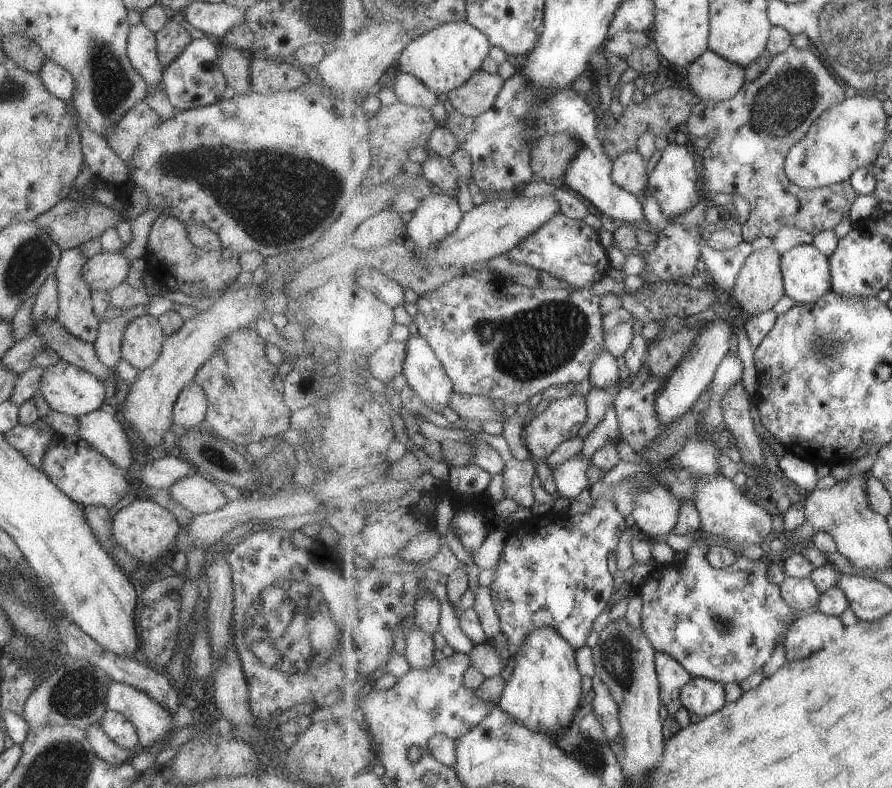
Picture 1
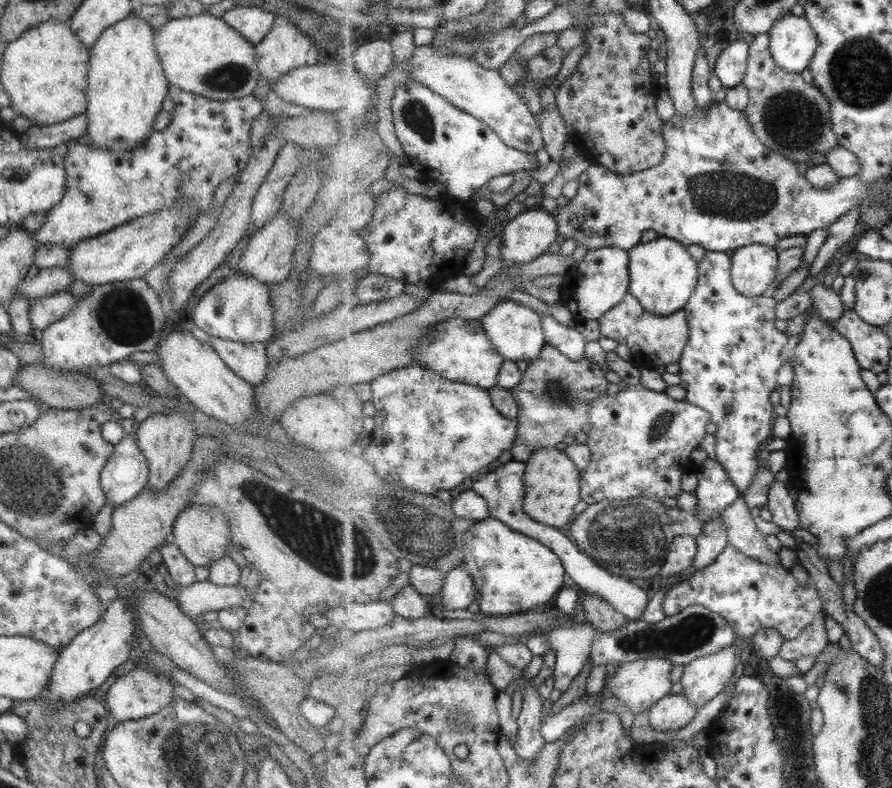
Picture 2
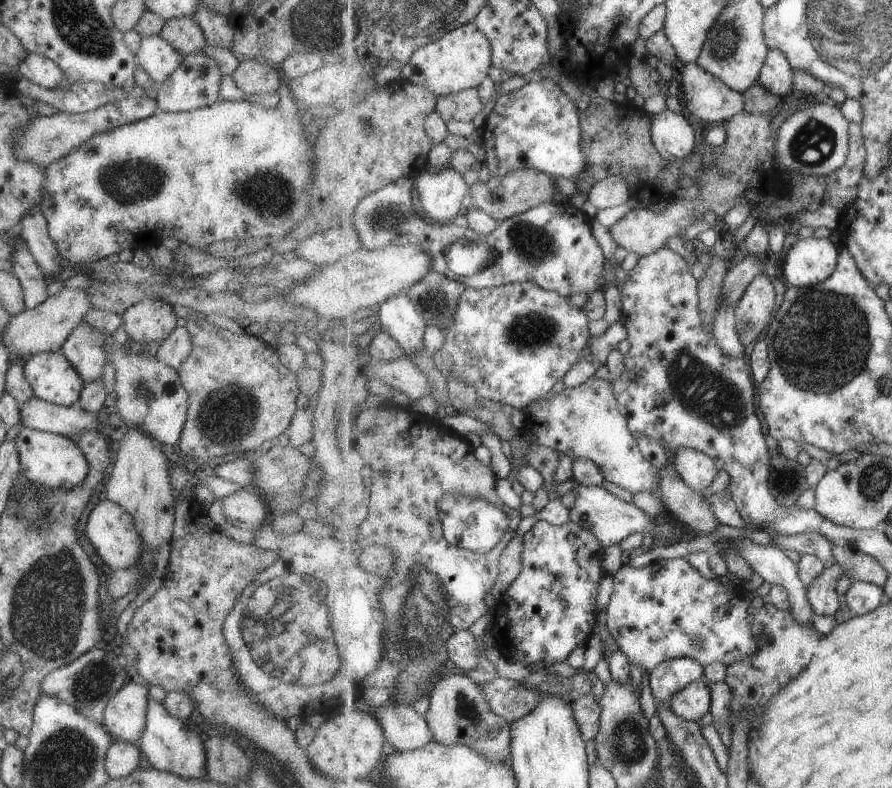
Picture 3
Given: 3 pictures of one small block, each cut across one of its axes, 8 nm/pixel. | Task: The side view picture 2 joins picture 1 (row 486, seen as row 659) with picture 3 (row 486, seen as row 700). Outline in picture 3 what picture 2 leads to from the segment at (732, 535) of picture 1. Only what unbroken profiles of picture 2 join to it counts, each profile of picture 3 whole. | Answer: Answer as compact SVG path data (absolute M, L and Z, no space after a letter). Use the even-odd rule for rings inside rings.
M689 447L679 449L673 455L678 475L697 492L707 494L709 484L715 480L719 469L715 461L706 453Z

